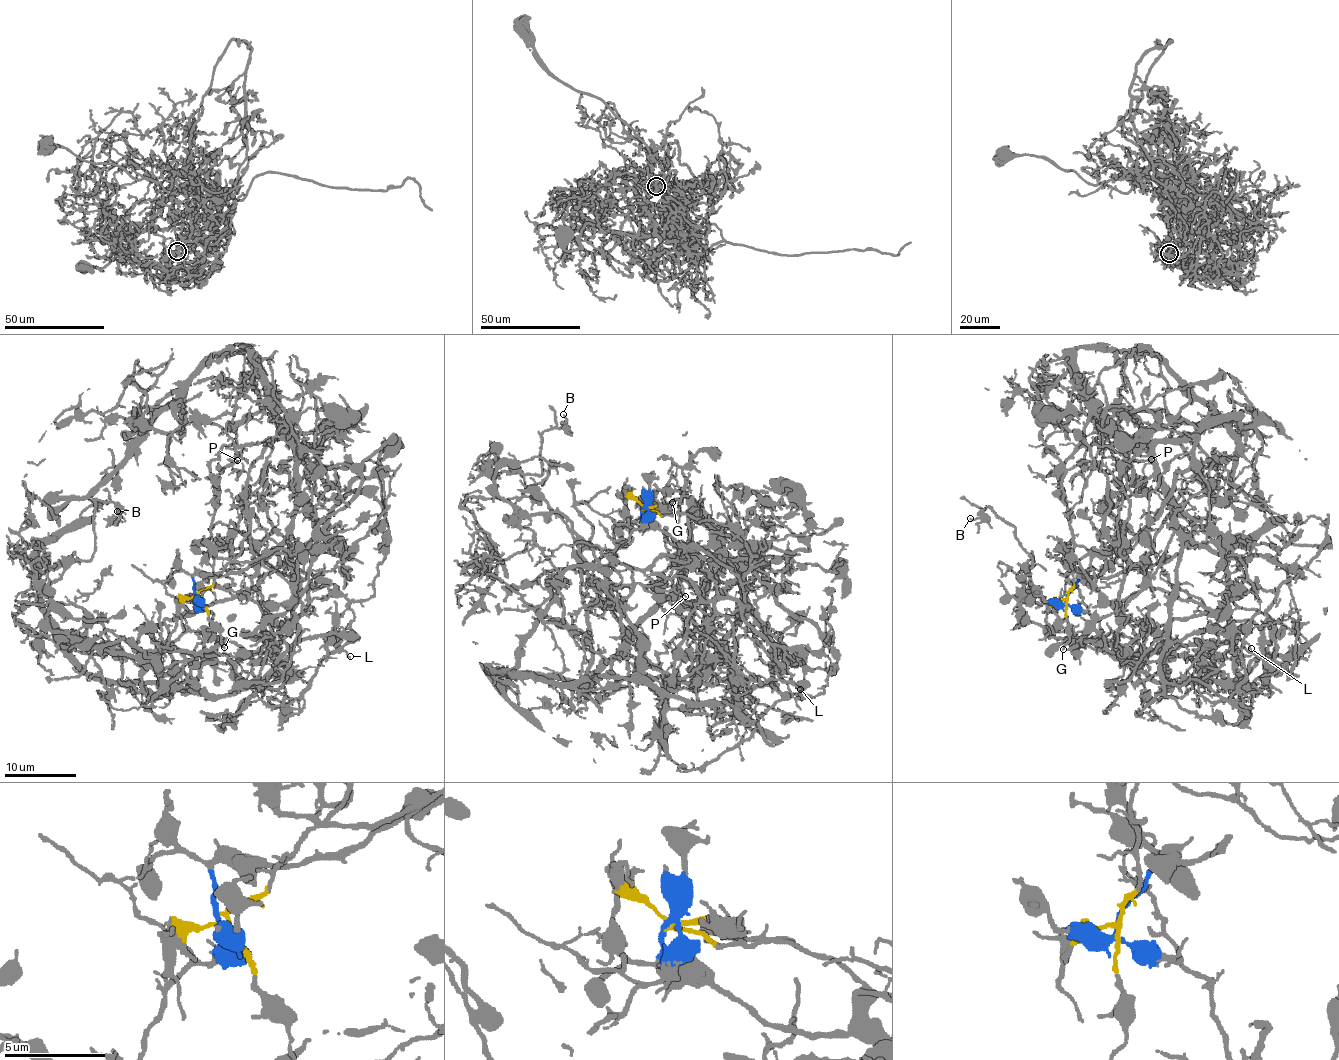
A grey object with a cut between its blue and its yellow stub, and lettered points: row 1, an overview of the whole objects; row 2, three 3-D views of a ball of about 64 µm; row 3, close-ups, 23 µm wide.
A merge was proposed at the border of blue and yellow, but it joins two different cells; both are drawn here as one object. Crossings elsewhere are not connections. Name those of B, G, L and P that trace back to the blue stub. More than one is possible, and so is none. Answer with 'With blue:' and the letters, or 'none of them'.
With blue: B, L

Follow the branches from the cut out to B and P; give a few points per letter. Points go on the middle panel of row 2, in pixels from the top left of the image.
B: (644, 507), (614, 551), (562, 570), (520, 524), (489, 466), (541, 475), (542, 433), (564, 415)
P: (644, 507), (688, 514), (697, 512), (694, 502), (724, 533), (725, 554), (689, 548), (678, 574), (685, 596)

